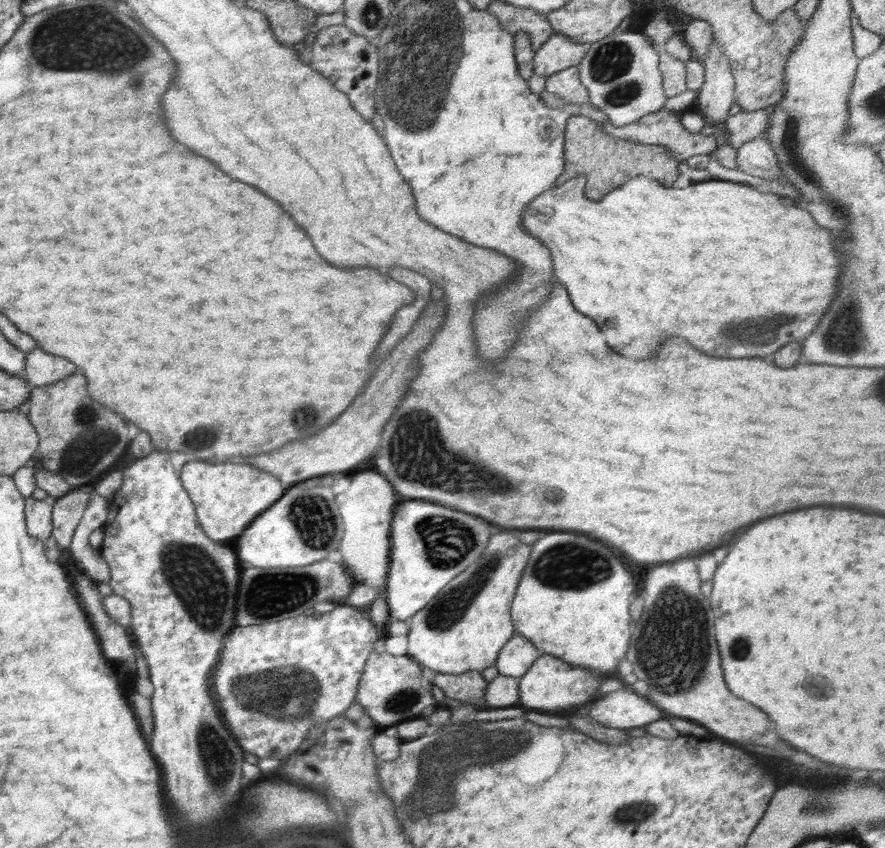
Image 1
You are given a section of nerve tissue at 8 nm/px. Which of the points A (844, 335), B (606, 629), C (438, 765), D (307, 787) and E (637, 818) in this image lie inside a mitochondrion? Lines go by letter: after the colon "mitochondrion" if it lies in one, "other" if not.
A: mitochondrion
B: other
C: mitochondrion
D: other
E: mitochondrion

